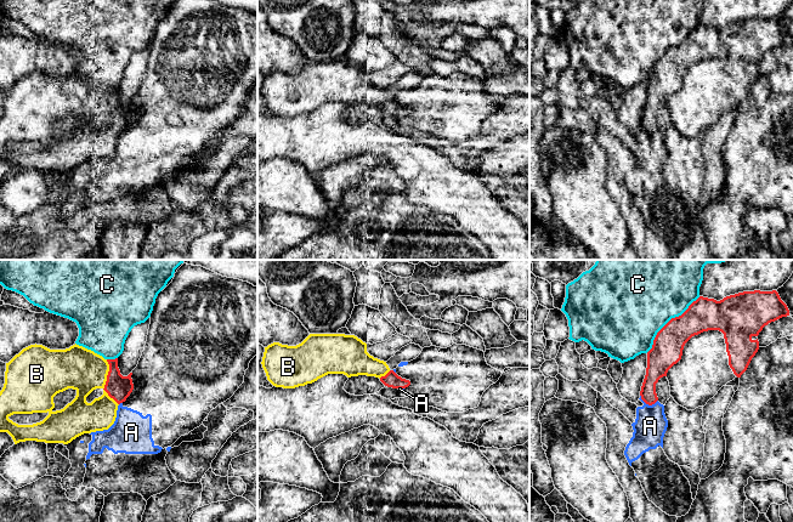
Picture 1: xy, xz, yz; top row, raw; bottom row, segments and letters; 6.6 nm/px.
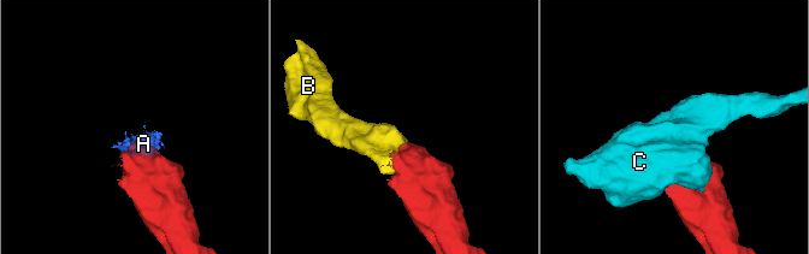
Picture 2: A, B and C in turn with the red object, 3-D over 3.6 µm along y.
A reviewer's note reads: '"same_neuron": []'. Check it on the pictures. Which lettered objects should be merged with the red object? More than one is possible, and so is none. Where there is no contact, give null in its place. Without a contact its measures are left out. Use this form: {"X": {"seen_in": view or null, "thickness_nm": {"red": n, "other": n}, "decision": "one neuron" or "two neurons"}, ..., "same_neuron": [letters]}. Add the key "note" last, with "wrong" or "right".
{"A": {"seen_in": "yz", "thickness_nm": {"red": 140, "other": 220}, "decision": "two neurons"}, "B": {"seen_in": "xy", "thickness_nm": {"red": 160, "other": 280}, "decision": "one neuron"}, "C": {"seen_in": "yz", "thickness_nm": {"red": 220, "other": 460}, "decision": "two neurons"}, "same_neuron": ["B"], "note": "wrong"}

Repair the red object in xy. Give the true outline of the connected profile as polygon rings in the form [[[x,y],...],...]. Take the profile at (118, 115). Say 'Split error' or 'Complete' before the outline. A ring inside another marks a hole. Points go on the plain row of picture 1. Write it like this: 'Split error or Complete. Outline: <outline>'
Split error. Outline: [[[77,72],[66,78],[30,73],[6,91],[5,112],[0,119],[0,160],[7,160],[15,172],[26,169],[68,172],[84,161],[108,158],[115,149],[118,134],[134,118],[131,103],[120,102],[118,86],[104,87]],[[68,117],[77,119],[75,126],[63,137],[53,140],[53,125]],[[96,117],[102,117],[103,123],[87,131],[86,125]],[[33,141],[49,143],[33,153],[18,153],[9,147],[13,142]]]

